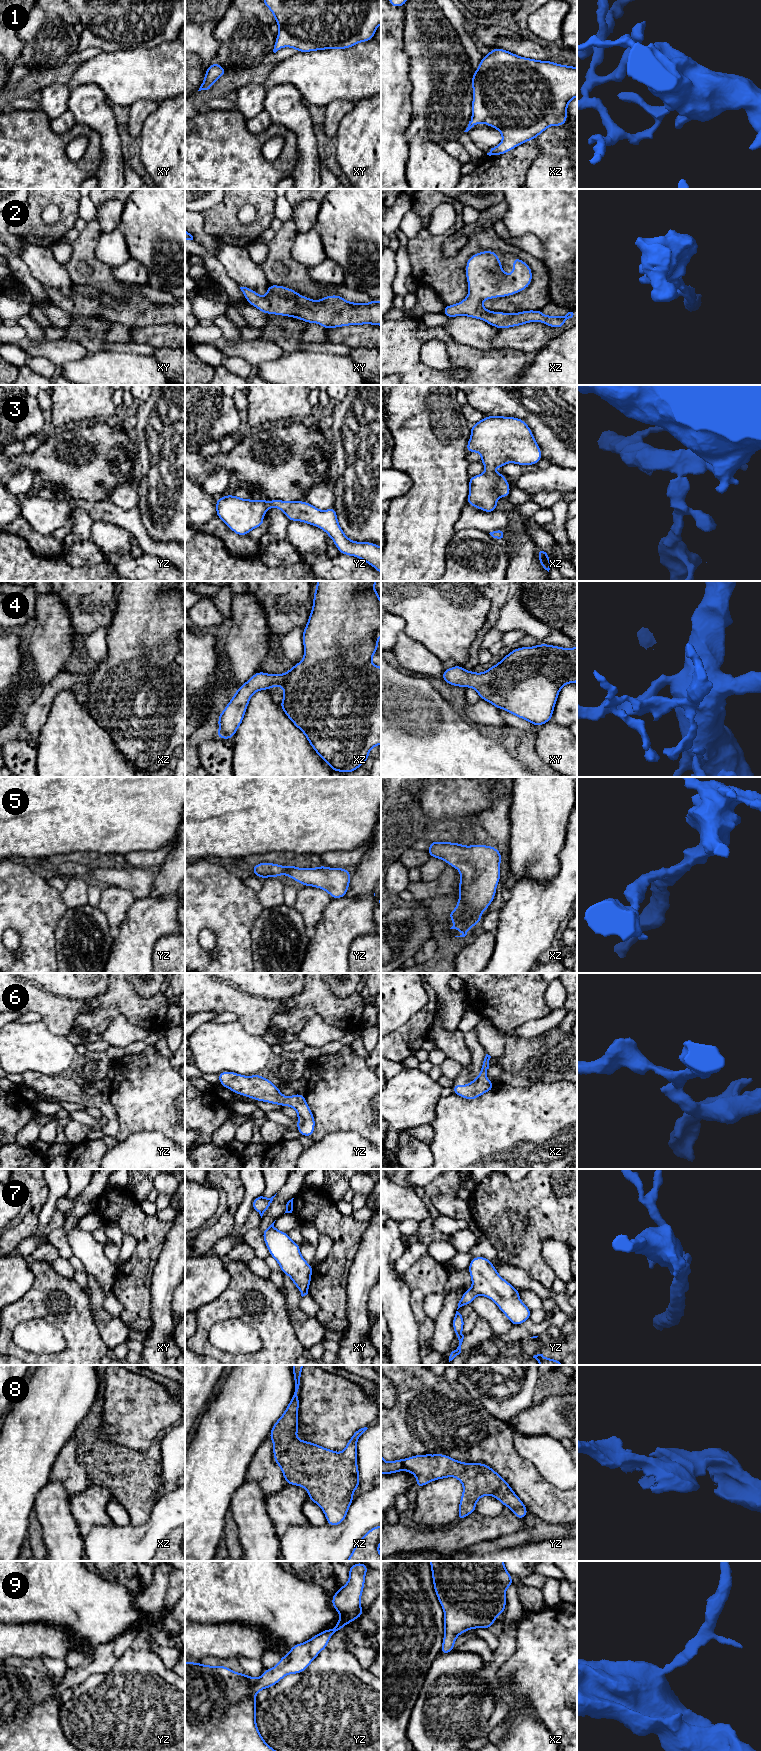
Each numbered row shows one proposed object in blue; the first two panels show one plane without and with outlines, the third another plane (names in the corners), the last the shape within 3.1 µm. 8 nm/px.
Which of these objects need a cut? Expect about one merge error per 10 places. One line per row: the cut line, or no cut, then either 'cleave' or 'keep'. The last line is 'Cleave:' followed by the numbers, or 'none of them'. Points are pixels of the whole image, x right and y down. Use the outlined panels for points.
1: cut none; keep
2: cut none; keep
3: cut none; keep
4: cut none; keep
5: cut none; keep
6: cut none; keep
7: cut yz (471, 1288), (477, 1294); cleave
8: cut none; keep
9: cut none; keep
Cleave: 7

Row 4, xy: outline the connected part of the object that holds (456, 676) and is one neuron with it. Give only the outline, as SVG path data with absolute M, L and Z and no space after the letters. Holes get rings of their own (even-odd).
M538 644L533 647L520 647L512 650L483 673L467 671L456 665L445 669L441 679L452 686L472 687L480 699L538 727L551 721L561 688L577 682L577 646L563 648Z

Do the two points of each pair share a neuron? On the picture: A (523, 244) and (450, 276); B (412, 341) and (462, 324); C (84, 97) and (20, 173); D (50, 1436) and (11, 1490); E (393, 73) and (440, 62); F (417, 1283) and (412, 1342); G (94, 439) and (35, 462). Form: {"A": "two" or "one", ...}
{"A": "two", "B": "two", "C": "two", "D": "one", "E": "two", "F": "two", "G": "one"}

